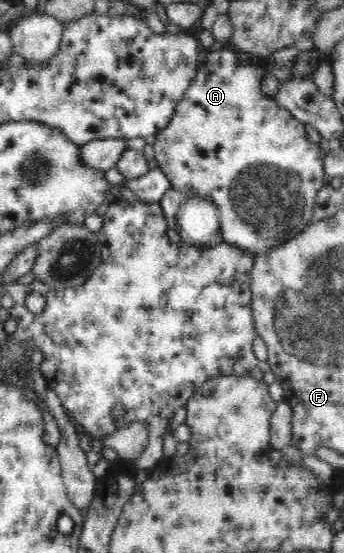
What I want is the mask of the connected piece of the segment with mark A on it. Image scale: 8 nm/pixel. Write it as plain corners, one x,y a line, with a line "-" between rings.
229,45
208,51
196,77
178,101
174,117
155,135
153,143
158,169
168,177
171,186
189,200
212,202
222,218
223,241
253,254
300,236
314,221
316,197
328,182
324,172
324,154
318,143
306,138
305,124
262,94
260,85
267,71
268,68
258,64
247,53

